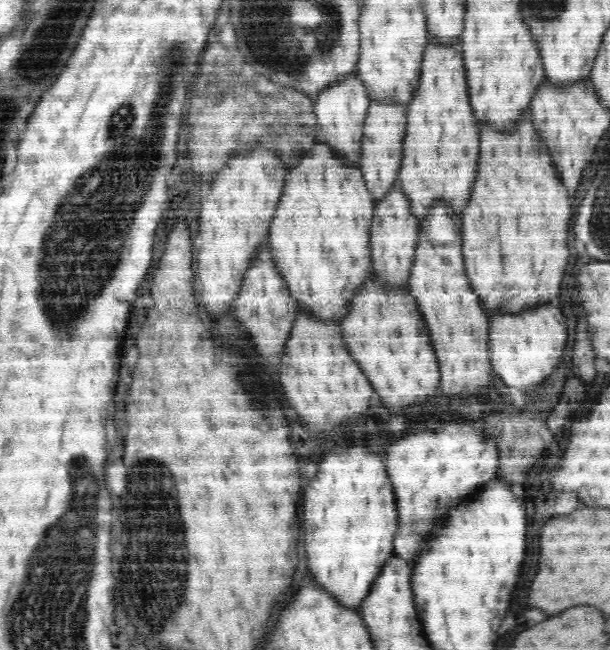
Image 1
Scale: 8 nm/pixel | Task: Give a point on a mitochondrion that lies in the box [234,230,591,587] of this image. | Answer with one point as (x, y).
(510, 258)

